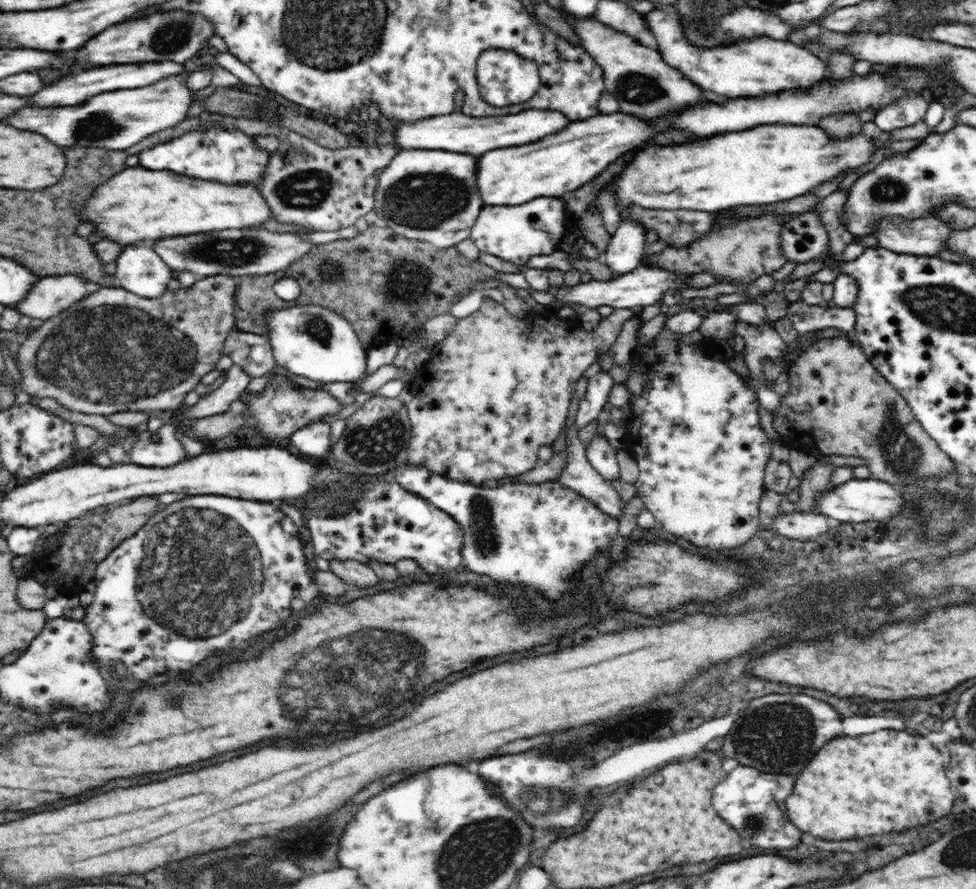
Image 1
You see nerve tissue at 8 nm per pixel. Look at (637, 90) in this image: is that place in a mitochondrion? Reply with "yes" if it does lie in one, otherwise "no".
yes

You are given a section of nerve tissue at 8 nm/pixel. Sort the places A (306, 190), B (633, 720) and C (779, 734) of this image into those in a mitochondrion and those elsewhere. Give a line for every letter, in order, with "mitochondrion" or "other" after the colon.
A: mitochondrion
B: mitochondrion
C: mitochondrion

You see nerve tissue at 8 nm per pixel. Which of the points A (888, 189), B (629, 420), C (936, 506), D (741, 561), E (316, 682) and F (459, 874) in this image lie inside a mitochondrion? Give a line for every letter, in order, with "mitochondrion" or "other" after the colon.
A: mitochondrion
B: other
C: mitochondrion
D: other
E: mitochondrion
F: mitochondrion

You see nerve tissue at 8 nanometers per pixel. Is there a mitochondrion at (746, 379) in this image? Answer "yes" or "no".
no

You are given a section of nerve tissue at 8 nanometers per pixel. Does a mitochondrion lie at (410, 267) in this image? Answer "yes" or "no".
yes

